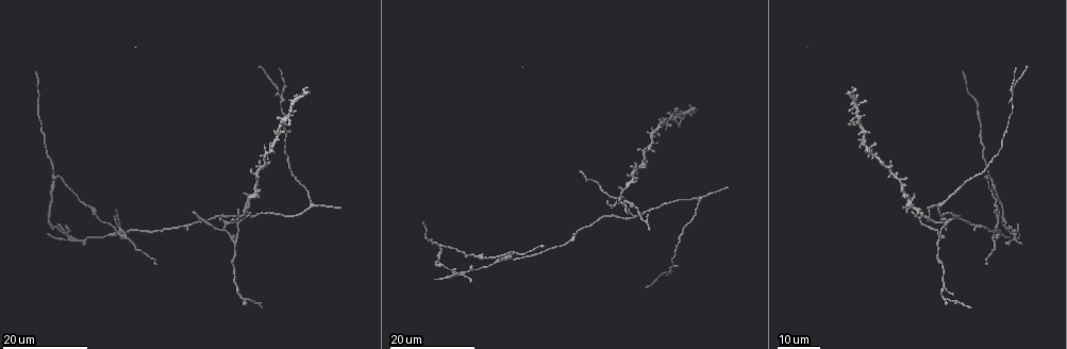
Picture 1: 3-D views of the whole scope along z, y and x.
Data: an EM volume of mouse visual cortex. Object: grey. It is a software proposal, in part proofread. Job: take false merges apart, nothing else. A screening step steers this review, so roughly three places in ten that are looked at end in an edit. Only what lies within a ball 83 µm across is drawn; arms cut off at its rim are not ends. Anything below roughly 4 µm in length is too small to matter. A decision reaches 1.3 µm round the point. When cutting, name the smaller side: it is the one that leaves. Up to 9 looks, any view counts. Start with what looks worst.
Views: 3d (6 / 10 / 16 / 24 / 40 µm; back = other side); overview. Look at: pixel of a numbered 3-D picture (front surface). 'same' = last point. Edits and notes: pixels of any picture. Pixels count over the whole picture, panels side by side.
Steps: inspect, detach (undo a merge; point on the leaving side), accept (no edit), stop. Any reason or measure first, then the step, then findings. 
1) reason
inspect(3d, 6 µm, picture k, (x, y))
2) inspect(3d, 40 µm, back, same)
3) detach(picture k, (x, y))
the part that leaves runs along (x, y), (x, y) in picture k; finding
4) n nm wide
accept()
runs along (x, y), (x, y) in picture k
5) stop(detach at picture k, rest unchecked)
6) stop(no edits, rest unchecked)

three arms meet
inspect(3d, 16 µm, picture 1, (235, 244))

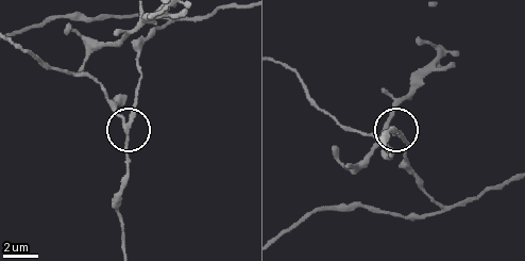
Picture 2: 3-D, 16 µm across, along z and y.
inspect(3d, 10 µm, picture 2, (124, 123))

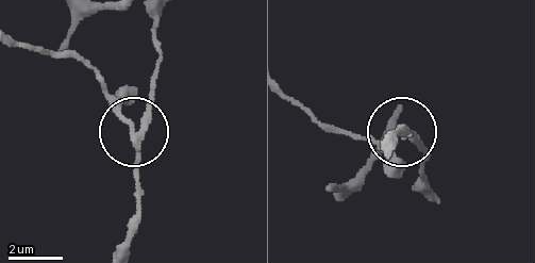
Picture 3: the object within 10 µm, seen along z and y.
detach(picture 3, (133, 177))
the part that leaves runs along (141, 140), (128, 247) in picture 3; two neurons meet here

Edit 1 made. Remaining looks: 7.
small branch off a trunk
inspect(3d, 24 µm, picture 1, (504, 256))

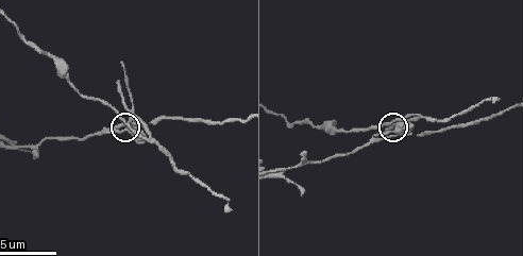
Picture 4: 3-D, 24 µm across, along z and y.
inspect(3d, 6 µm, picture 4, (396, 130))

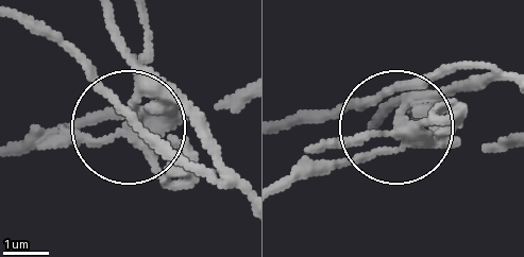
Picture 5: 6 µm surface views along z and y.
side arm 24 µm; 5 arms
detach(picture 5, (169, 175))
a second neuron is stuck on

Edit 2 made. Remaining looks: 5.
redraw
inspect(overview)

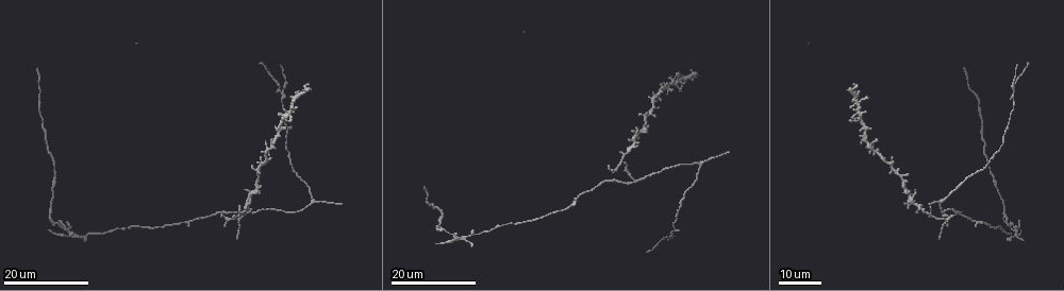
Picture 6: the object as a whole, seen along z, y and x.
two arms in line, one across
inspect(3d, 24 µm, picture 6, (70, 235))

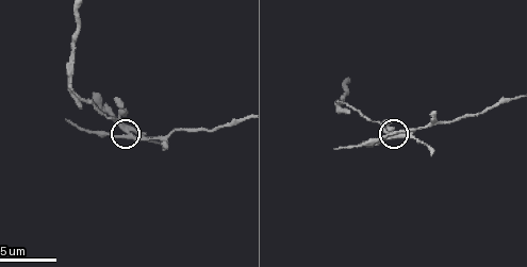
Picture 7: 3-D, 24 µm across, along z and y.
closer look
inspect(3d, 10 µm, picture 7, (392, 132))

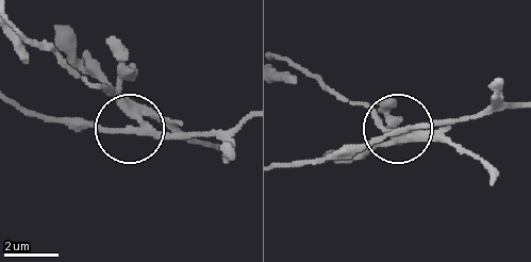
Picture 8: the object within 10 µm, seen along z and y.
inspect(3d, 10 µm, back, picture 8, (396, 133))

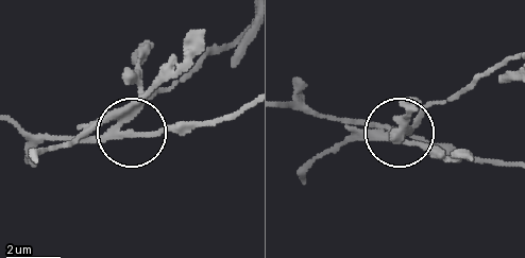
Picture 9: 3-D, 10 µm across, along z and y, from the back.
260 nm wide
detach(picture 9, (349, 140))
the part that leaves runs along (120, 125), (134, 106), (230, 45), (248, 24) in picture 9; two neurons meet here

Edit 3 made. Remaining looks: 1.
stop(detach at picture 3, detach at picture 5, detach at picture 9, rest unchecked)

